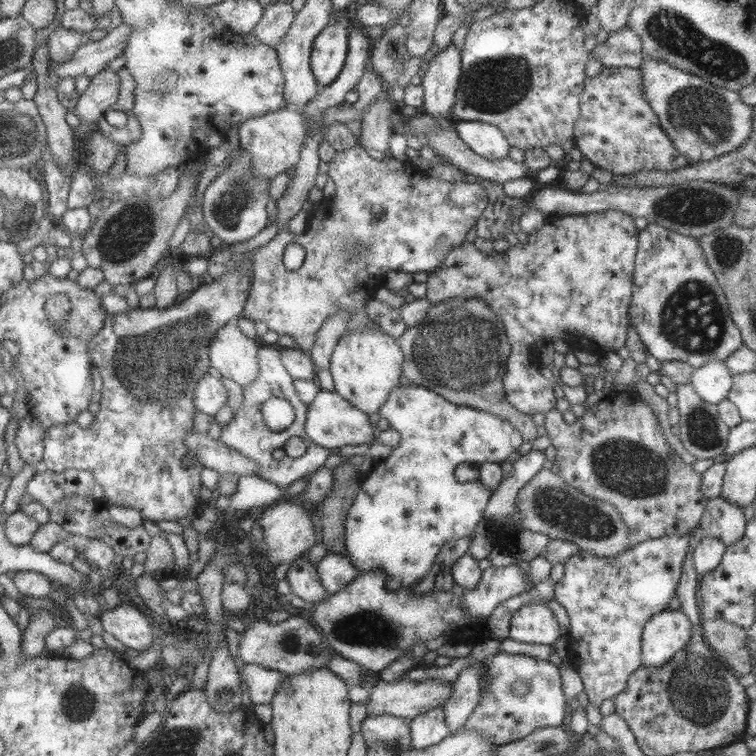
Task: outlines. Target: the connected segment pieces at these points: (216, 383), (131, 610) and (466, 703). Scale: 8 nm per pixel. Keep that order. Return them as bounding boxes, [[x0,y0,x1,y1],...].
[[195,372,230,417],[101,603,156,650],[442,660,481,735]]

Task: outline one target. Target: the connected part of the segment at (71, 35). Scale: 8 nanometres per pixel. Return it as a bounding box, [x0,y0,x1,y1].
[49,27,96,62]

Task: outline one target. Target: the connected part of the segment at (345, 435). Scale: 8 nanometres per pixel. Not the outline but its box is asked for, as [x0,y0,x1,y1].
[306,389,368,451]

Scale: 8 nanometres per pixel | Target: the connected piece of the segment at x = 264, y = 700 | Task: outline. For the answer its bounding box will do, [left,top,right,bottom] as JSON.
[242,663,288,704]

